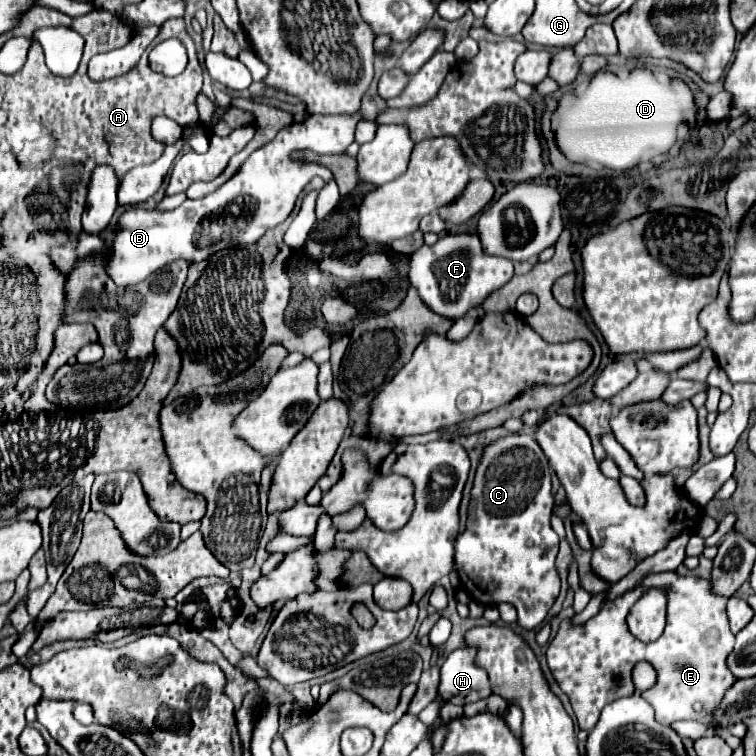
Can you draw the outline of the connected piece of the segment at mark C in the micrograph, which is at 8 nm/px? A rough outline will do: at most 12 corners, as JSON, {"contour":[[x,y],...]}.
{"contour":[[527,434],[491,442],[463,588],[535,630],[559,596],[551,470]]}

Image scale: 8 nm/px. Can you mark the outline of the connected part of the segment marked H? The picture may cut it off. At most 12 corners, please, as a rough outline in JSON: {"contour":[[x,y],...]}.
{"contour":[[475,648],[447,656],[439,684],[445,702],[463,706],[493,694]]}

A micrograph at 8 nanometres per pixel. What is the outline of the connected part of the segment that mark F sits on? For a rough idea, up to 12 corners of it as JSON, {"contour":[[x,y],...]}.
{"contour":[[443,234],[413,252],[407,278],[457,320],[513,278],[479,234]]}

